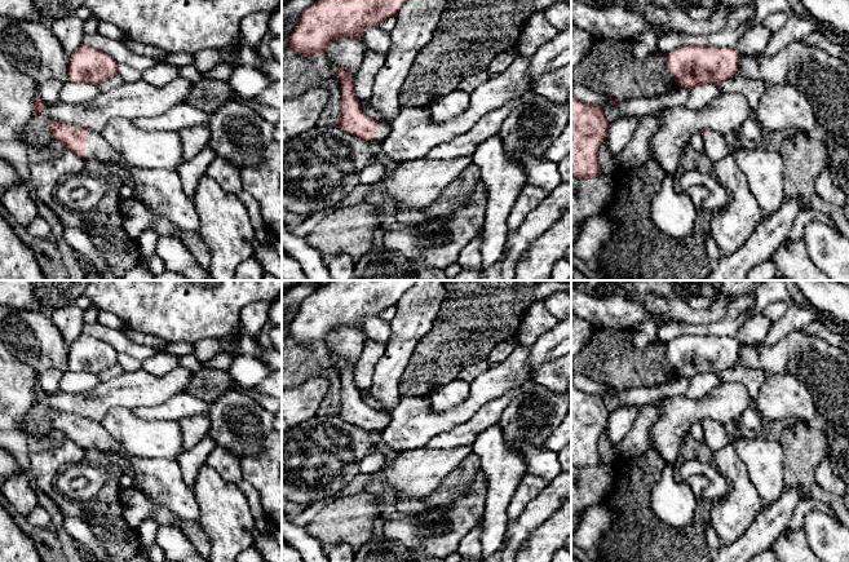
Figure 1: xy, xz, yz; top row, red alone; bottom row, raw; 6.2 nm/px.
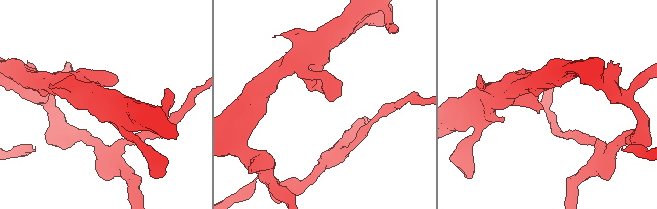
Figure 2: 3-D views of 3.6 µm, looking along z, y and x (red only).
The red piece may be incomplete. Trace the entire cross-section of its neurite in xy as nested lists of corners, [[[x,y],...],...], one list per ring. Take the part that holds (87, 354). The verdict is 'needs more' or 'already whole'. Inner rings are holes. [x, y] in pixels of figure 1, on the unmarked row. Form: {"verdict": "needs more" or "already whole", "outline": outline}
{"verdict": "already whole", "outline": [[[81,333],[70,346],[68,371],[98,375],[115,366],[118,355],[111,345]]]}

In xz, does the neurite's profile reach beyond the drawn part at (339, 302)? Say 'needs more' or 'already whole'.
already whole

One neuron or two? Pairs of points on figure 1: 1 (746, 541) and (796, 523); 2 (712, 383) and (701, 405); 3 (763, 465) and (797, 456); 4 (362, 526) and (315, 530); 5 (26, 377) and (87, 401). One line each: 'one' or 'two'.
1: two
2: two
3: two
4: one
5: two

